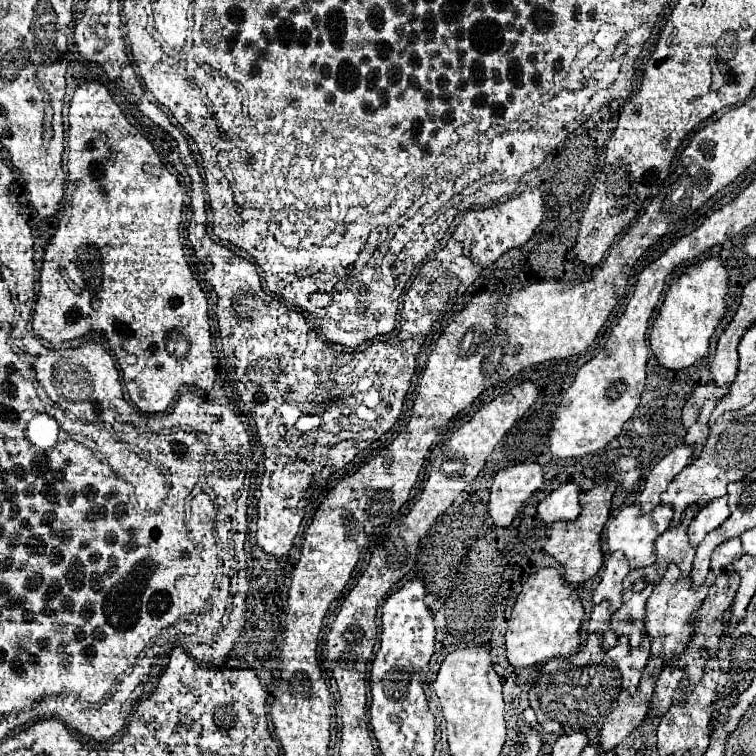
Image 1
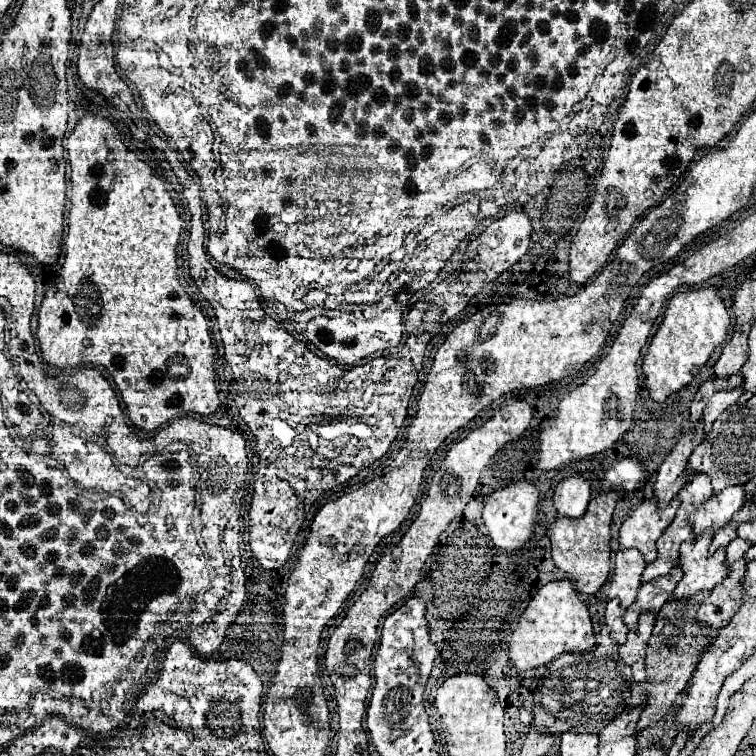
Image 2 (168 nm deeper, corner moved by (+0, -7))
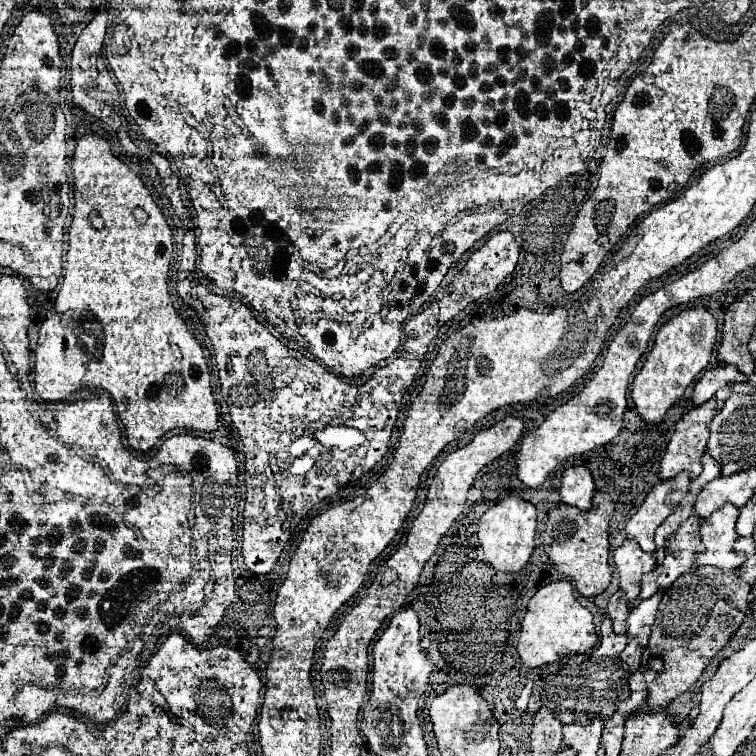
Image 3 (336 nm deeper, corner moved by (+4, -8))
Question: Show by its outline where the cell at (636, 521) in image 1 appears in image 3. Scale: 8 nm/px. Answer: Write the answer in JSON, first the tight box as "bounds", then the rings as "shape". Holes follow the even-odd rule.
{"bounds":[626,478,688,554],"shape":[[[678,478],[674,482],[660,482],[656,484],[646,500],[640,504],[638,512],[626,522],[626,538],[638,542],[638,546],[654,554],[656,544],[654,544],[654,530],[668,518],[668,514],[678,506],[678,502],[684,498],[688,490],[686,478]]]}

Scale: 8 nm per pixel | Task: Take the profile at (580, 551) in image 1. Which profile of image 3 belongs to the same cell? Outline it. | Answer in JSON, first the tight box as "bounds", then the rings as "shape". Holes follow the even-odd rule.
{"bounds":[544,492,614,596],"shape":[[[598,492],[594,496],[594,506],[590,512],[582,512],[578,508],[558,504],[548,514],[546,530],[544,530],[544,550],[552,562],[552,566],[562,572],[566,578],[572,578],[576,590],[582,596],[596,596],[604,592],[612,580],[612,572],[608,568],[608,522],[614,512],[614,502],[608,494]]]}

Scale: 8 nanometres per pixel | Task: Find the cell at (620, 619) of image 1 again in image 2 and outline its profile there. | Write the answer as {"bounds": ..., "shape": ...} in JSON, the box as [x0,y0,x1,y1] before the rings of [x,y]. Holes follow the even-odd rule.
{"bounds":[624,565,682,629],"shape":[[[674,565],[674,569],[666,577],[658,577],[656,581],[642,583],[638,589],[638,599],[634,601],[634,605],[630,605],[626,609],[624,623],[630,629],[636,629],[636,621],[638,621],[640,613],[644,613],[644,611],[658,613],[662,609],[662,605],[670,599],[670,593],[674,593],[674,587],[678,585],[680,579],[682,579],[682,569],[678,569],[678,565]]]}

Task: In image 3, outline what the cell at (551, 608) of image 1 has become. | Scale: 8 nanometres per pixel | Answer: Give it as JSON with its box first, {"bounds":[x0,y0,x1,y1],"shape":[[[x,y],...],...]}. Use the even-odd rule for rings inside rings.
{"bounds":[518,580,598,668],"shape":[[[556,580],[542,586],[530,600],[528,612],[524,614],[520,636],[518,636],[518,658],[524,666],[536,668],[558,662],[566,654],[584,654],[598,642],[592,614],[576,600],[574,586],[570,580]]]}

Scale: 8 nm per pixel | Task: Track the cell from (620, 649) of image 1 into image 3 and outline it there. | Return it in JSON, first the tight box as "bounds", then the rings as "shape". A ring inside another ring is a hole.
{"bounds":[622,594,662,672],"shape":[[[654,594],[648,600],[642,600],[628,616],[628,644],[622,652],[622,662],[628,664],[630,672],[636,672],[642,664],[642,652],[646,648],[646,642],[650,638],[650,626],[654,622],[654,614],[658,610],[658,604],[662,600],[662,594]]]}

